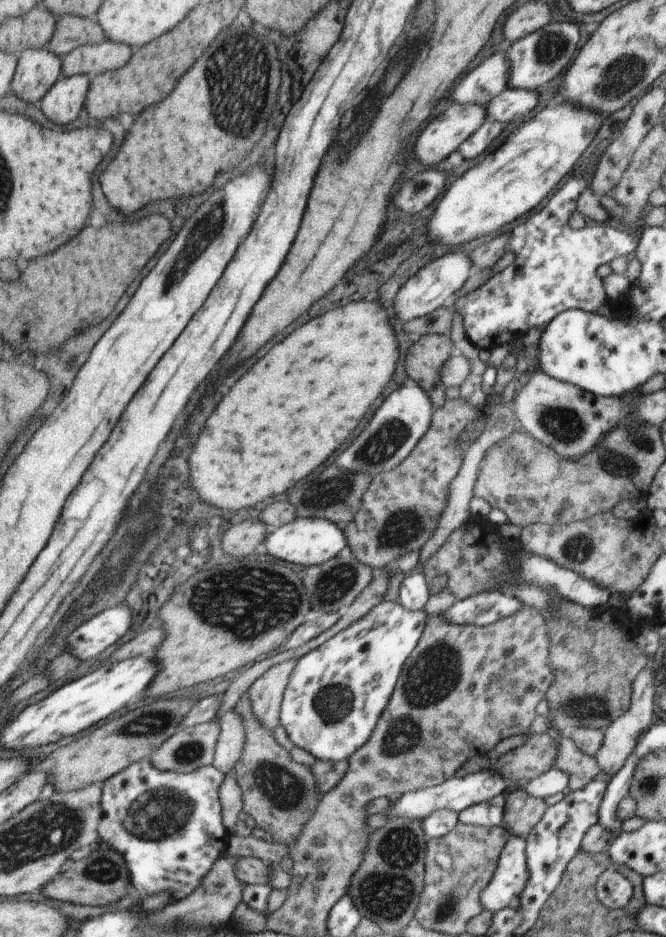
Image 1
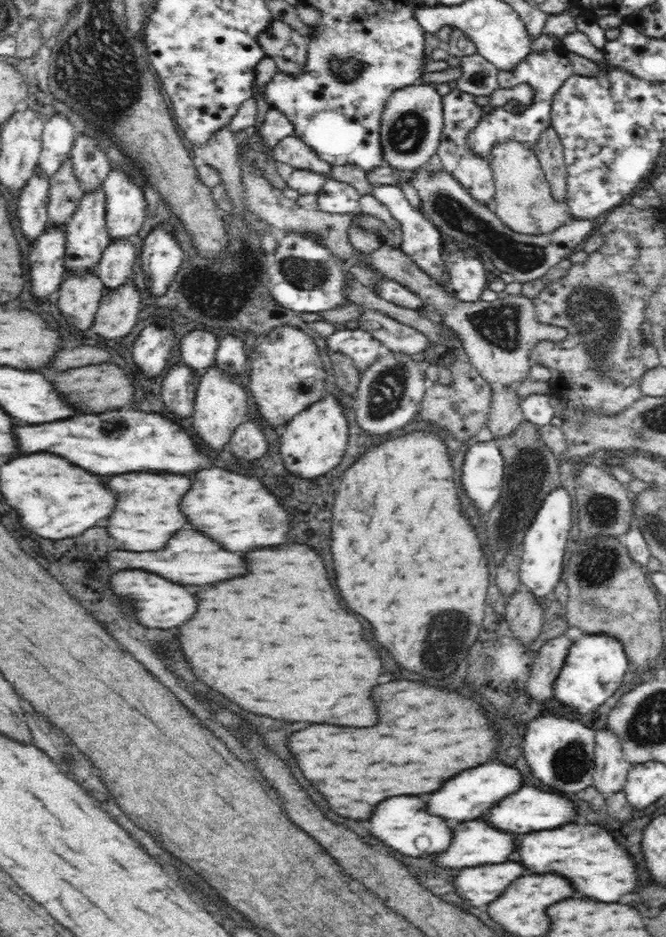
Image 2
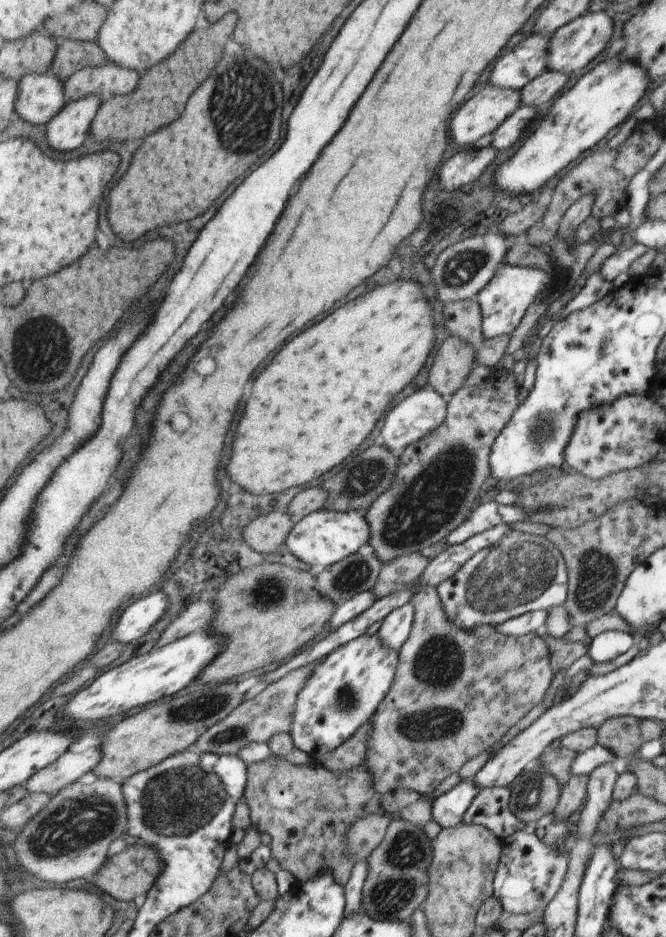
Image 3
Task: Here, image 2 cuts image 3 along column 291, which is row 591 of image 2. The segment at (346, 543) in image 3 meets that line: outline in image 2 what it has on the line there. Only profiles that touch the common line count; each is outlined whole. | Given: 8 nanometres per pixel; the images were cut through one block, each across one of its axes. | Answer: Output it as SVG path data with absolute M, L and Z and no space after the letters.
M560 485L551 488L541 500L531 525L523 536L521 542L522 564L520 564L520 579L522 584L531 592L546 599L551 598L558 581L561 580L562 558L566 550L566 542L570 538L570 530L574 524L574 500L568 488Z

